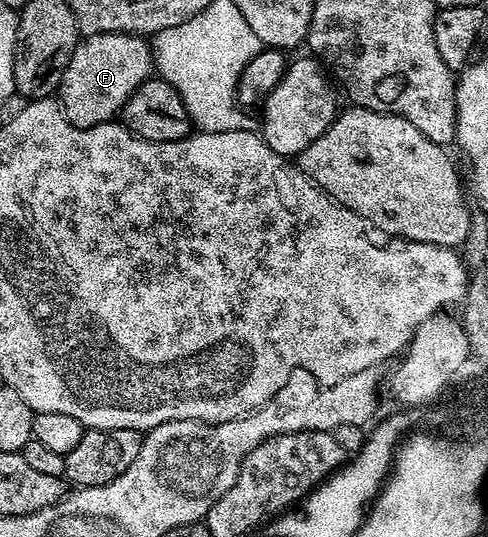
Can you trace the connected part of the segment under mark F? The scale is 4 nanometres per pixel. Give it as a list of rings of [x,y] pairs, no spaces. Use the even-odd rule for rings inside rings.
[[[102,32],[101,34],[93,34],[92,36],[83,36],[79,45],[73,50],[73,58],[69,58],[69,66],[65,66],[65,74],[59,83],[57,99],[63,108],[63,112],[69,118],[69,122],[73,122],[73,126],[78,128],[92,128],[98,124],[110,124],[122,113],[126,102],[136,90],[141,87],[146,80],[152,79],[153,76],[153,48],[144,37],[137,36],[129,32]]]

